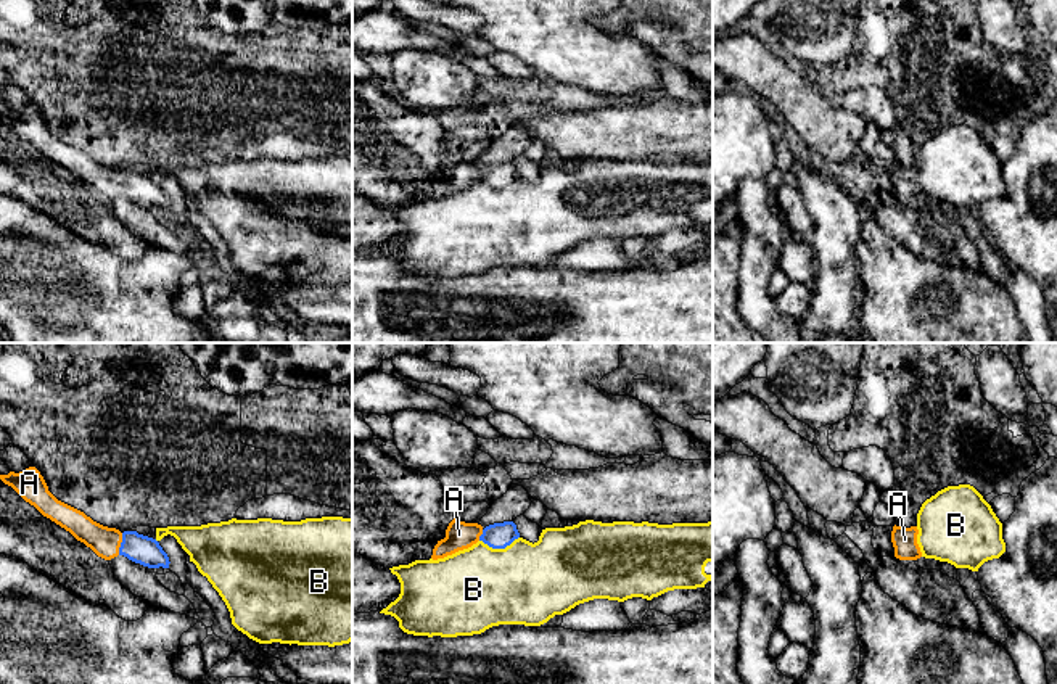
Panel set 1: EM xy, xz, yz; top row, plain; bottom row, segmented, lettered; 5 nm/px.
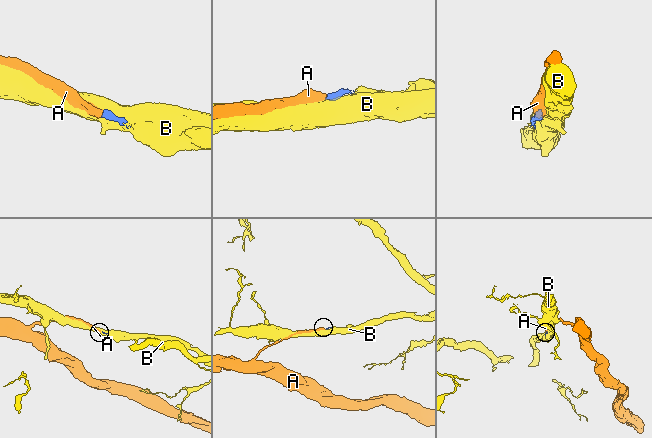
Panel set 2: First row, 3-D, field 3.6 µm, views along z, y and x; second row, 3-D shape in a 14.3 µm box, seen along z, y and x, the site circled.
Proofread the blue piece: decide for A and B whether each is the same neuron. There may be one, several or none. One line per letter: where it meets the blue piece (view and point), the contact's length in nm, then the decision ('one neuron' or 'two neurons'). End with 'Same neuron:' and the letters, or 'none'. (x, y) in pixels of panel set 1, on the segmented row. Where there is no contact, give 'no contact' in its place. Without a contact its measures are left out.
A: contact xy (121, 544); length 110 nm; one neuron
B: contact xz (499, 548); length 200 nm; two neurons
Same neuron: A

